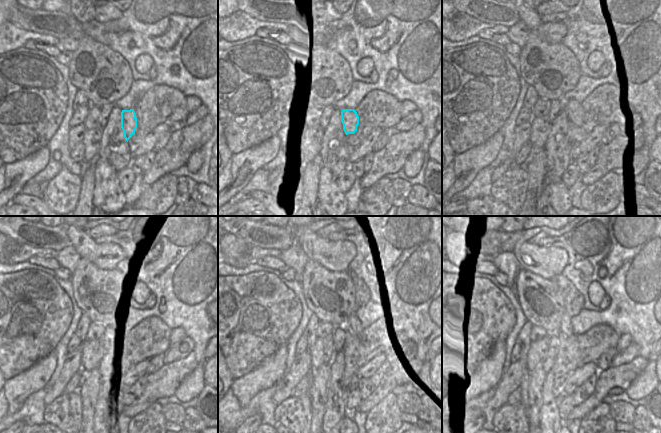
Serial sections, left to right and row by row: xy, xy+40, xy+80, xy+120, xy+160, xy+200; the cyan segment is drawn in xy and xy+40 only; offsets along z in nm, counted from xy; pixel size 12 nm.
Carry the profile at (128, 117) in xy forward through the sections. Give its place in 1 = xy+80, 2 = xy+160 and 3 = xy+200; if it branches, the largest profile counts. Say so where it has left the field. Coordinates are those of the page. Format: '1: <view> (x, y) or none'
1: xy+80 (573, 108)
2: xy+160 (343, 324)
3: xy+200 (574, 301)

